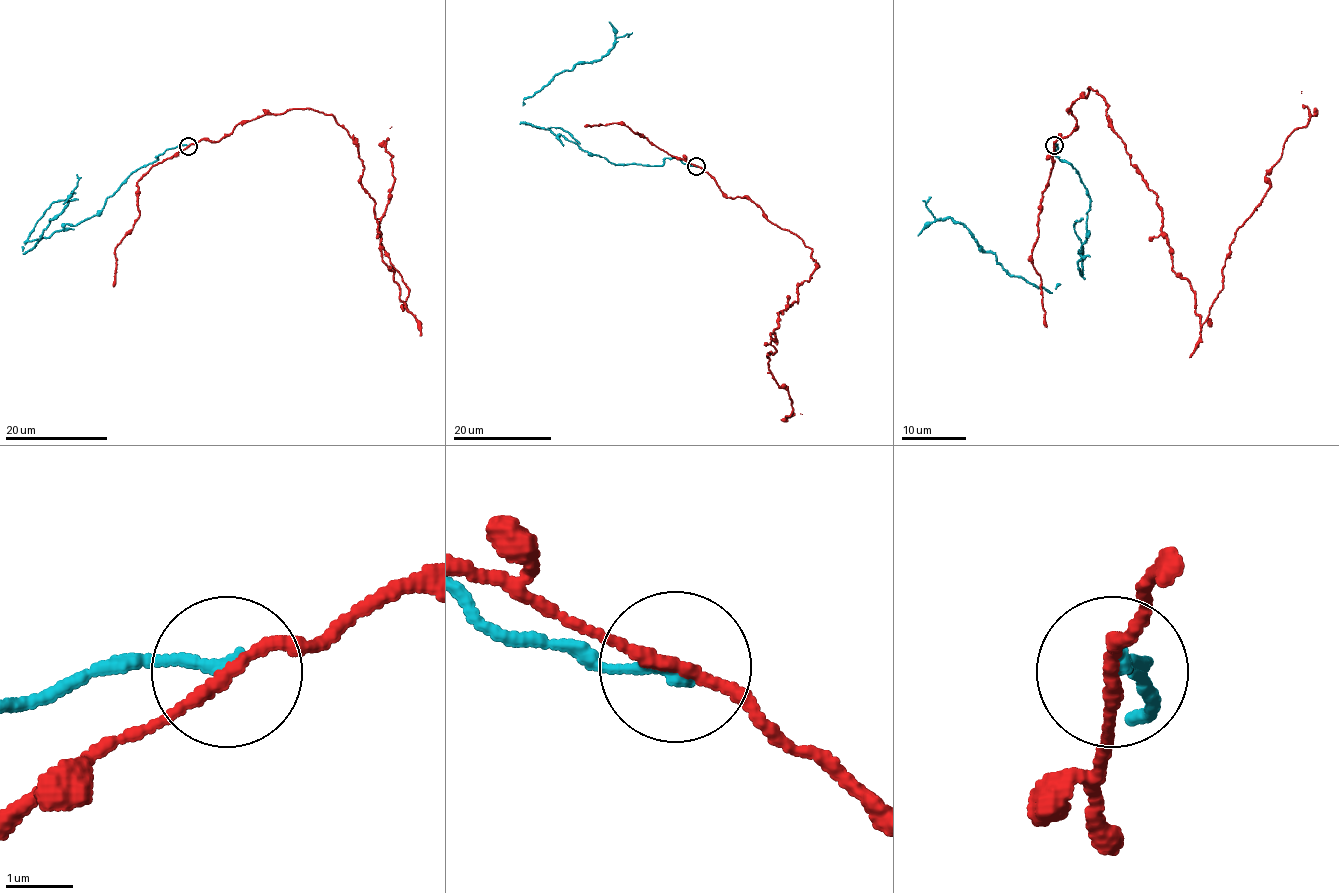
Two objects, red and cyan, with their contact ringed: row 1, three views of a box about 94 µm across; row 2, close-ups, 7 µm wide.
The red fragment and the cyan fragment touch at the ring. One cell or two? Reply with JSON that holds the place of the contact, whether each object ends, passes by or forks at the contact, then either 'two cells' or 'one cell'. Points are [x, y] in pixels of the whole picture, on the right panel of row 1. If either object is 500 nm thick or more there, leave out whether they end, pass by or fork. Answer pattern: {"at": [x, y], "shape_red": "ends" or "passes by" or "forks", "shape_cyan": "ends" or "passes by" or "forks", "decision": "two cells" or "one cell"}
{"at": [1054, 145], "shape_red": "passes by", "shape_cyan": "ends", "decision": "two cells"}

